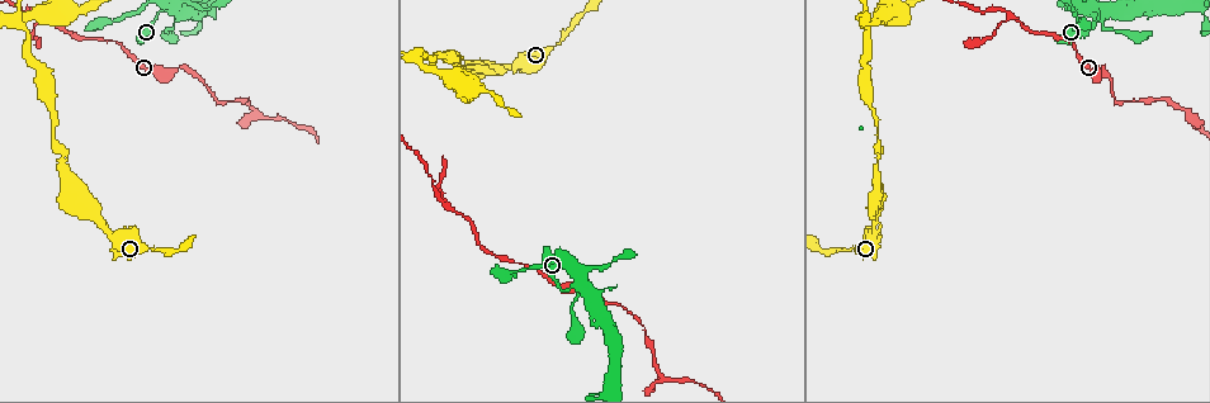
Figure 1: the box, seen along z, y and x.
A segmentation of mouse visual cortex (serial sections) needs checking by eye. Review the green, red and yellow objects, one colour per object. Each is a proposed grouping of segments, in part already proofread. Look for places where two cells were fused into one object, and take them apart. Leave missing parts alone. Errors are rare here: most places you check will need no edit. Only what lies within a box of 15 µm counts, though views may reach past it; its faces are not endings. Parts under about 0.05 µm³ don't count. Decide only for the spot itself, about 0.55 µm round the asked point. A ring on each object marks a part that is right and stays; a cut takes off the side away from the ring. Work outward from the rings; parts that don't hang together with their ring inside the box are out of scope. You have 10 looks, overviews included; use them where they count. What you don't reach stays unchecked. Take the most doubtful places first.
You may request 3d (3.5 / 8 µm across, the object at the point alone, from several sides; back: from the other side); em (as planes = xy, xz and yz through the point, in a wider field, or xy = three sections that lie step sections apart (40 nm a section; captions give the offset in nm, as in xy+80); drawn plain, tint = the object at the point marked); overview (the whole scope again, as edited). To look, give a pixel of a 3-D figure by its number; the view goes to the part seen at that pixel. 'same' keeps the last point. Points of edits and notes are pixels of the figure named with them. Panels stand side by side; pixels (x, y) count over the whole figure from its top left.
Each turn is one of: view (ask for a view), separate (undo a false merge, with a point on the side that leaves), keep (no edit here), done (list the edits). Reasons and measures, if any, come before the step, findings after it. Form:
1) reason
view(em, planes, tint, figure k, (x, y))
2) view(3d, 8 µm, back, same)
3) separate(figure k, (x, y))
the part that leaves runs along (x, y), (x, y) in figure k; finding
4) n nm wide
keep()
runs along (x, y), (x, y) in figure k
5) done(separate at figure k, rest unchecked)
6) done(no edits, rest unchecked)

three arms meet
view(3d, 3.5 µm, figure 1, (443, 205))

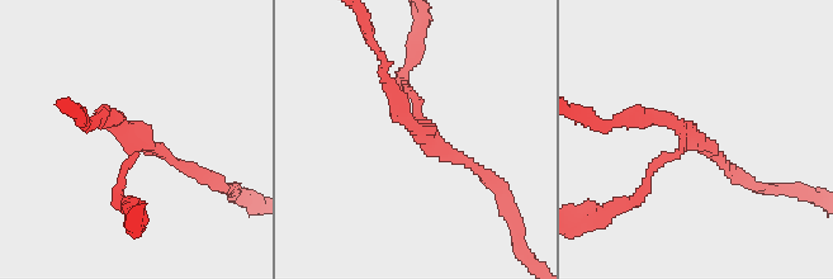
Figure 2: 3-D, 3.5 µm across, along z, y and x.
3 arms; arms of 150, 150, 200 nm
view(em, xy, step 5, tint, figure 2, (420, 130))

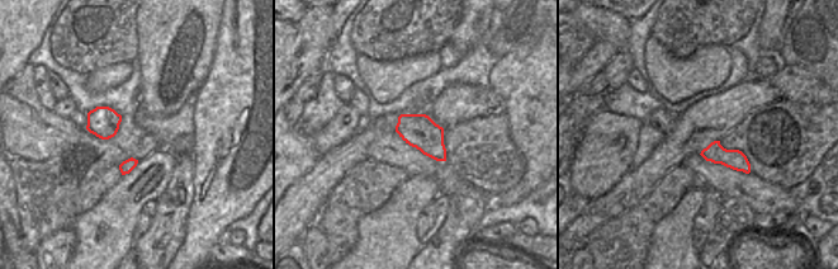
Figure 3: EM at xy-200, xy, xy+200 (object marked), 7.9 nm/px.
keep()
runs along (481, 173), (400, 114), (383, 65) in figure 2; continuous, no second cell

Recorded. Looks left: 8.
view(3d, 3.5 µm, figure 1, (256, 111))

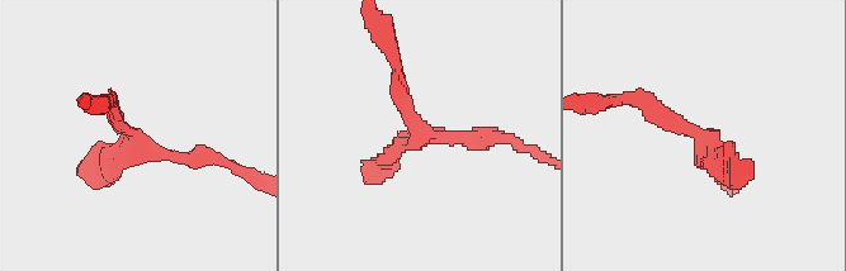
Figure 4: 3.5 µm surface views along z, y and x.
view(em, planes, tint, figure 4, (701, 140))

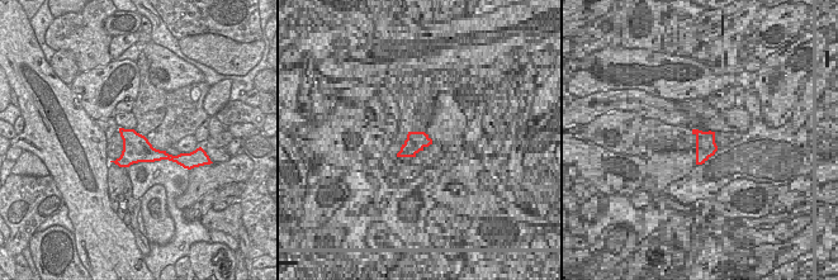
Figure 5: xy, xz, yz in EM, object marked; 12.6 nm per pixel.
360 nm wide
keep()
runs along (396, 67), (419, 132), (501, 138) in figure 4; all the same cell

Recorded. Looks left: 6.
calibre changes
view(3d, 3.5 µm, figure 1, (509, 69))

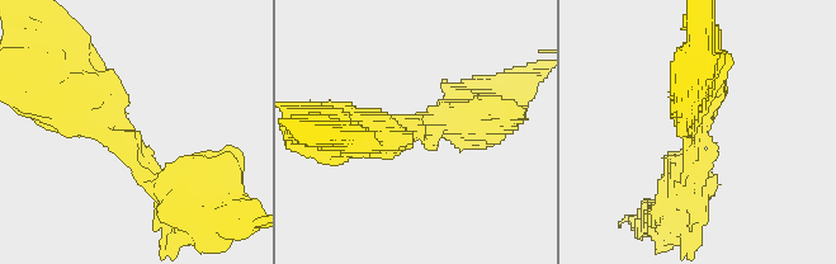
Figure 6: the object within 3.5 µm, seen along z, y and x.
view(em, planes, tint, figure 6, (694, 137))

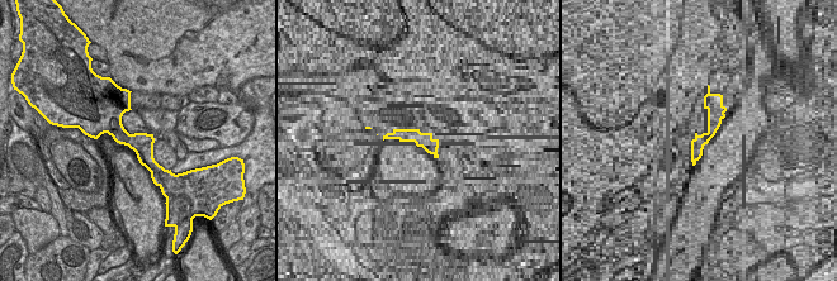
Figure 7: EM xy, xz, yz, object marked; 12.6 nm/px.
keep()
runs along (183, 192), (74, 79) in figure 6; all the same cell

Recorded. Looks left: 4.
two arms at a narrow angle
view(3d, 3.5 µm, figure 1, (585, 292))

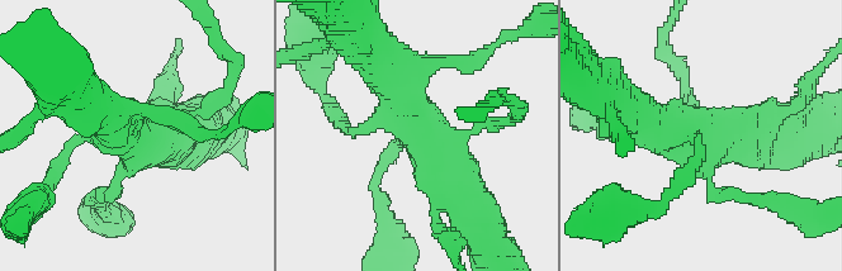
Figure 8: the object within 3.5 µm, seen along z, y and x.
view(em, planes, tint, figure 8, (136, 156))

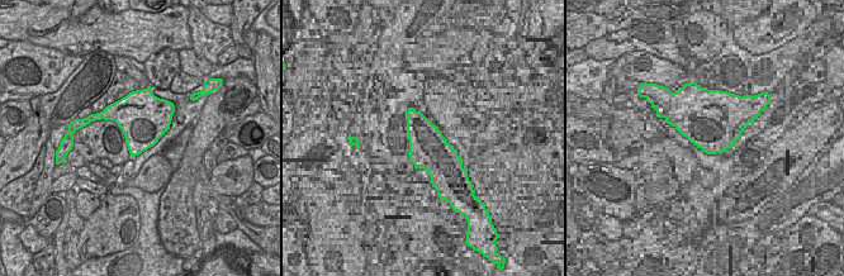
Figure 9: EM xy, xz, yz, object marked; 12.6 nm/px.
650 nm wide
keep()
runs along (691, 138), (710, 189), (746, 196) in figure 8; all the same cell

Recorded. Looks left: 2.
done(no edits, rest unchecked)

